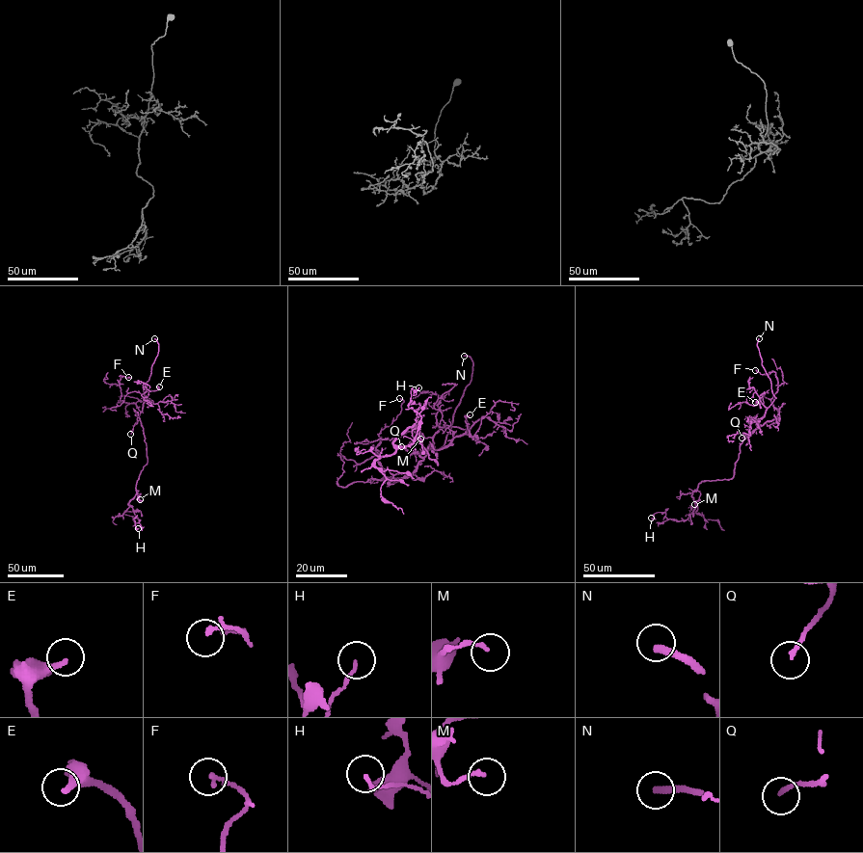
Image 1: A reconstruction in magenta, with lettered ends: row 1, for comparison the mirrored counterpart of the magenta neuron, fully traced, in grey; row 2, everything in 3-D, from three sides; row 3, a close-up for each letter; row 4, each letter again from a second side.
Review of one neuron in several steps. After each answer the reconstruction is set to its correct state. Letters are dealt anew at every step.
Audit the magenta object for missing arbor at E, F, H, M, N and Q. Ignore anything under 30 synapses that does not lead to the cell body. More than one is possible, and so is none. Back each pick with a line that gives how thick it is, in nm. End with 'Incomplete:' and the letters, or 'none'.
E: 240 nm
N: 260 nm
Incomplete: E, N

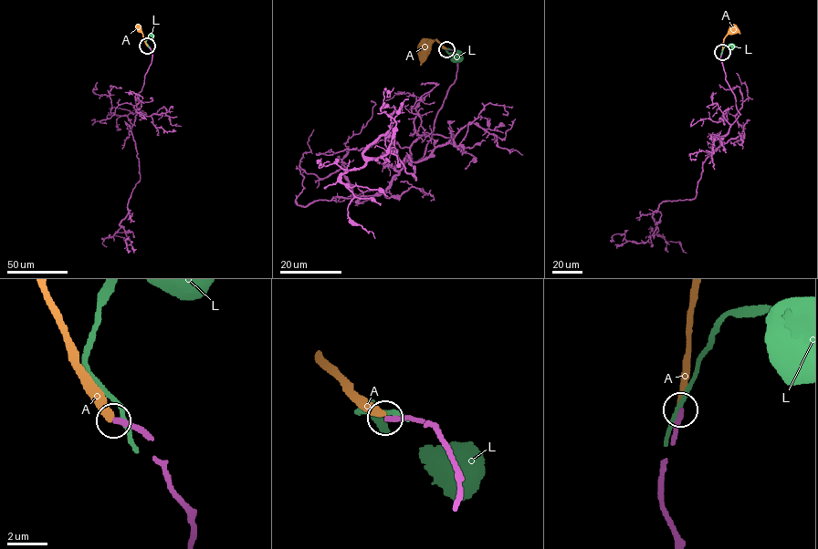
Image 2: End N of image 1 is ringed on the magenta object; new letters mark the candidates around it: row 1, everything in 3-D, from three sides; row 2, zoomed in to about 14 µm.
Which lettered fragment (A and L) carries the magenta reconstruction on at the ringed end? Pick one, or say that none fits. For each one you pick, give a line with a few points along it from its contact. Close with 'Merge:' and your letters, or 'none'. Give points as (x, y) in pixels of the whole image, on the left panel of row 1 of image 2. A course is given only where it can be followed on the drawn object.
Merge: none

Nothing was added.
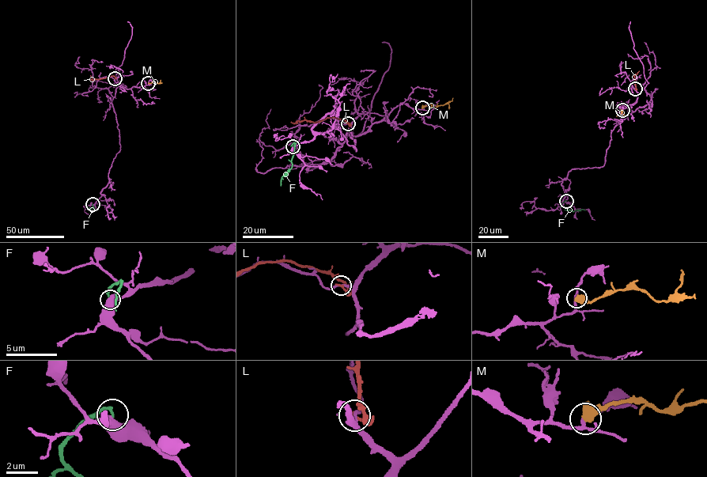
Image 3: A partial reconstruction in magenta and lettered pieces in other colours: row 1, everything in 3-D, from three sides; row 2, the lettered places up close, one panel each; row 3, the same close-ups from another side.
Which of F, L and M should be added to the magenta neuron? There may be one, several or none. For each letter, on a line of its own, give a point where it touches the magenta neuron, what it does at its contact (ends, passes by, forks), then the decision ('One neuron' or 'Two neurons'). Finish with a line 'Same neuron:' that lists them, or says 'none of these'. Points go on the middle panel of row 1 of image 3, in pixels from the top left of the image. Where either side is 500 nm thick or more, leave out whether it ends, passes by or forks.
F: Touches magenta at (293, 146). Two neurons
L: Touches magenta at (348, 123). It ends there. Two neurons
M: Touches magenta at (422, 107). Two neurons
Same neuron: none of these

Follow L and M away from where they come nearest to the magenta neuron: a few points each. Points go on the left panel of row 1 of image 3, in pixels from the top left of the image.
L: (115, 78), (111, 76), (92, 80), (90, 75)
M: (148, 83), (162, 83)

